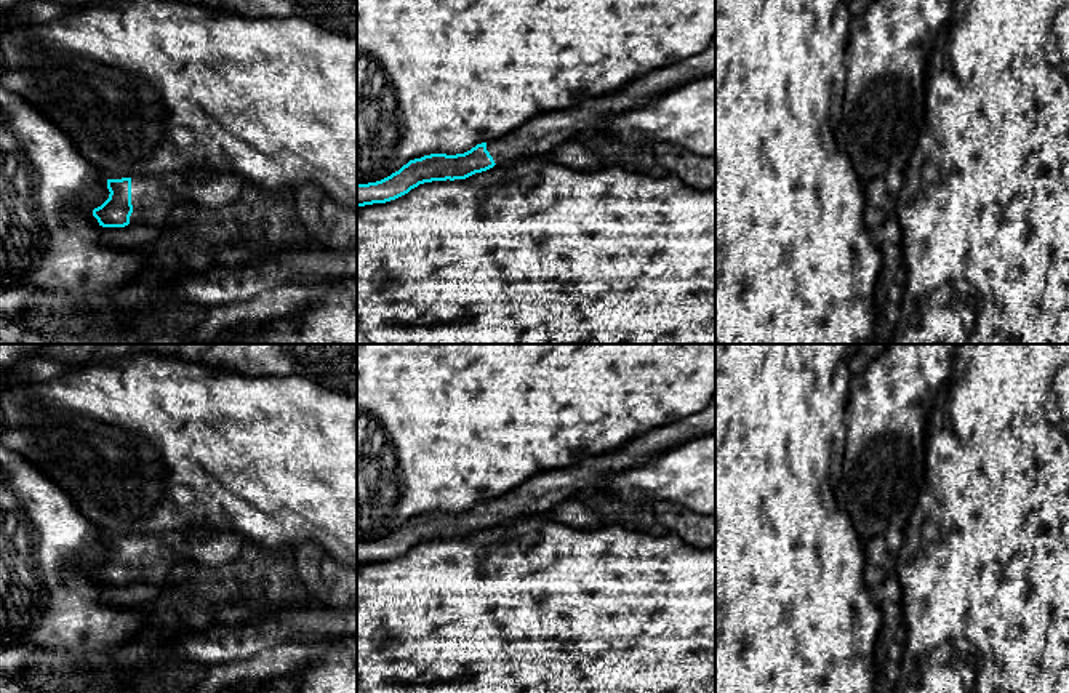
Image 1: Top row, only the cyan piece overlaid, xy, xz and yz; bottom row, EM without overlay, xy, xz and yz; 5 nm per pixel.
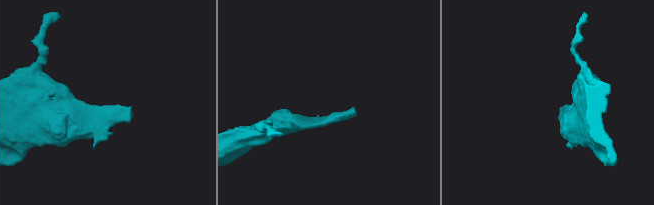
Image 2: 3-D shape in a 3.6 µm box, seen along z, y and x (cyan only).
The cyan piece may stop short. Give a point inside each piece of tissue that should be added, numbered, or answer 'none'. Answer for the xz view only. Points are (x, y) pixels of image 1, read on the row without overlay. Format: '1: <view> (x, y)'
1: xz (541, 493)

